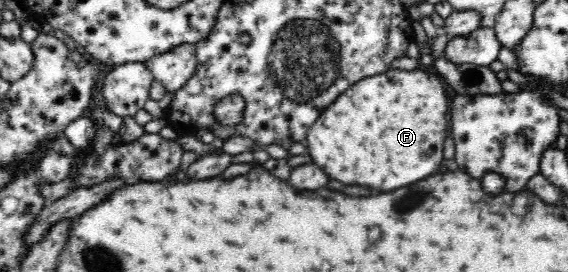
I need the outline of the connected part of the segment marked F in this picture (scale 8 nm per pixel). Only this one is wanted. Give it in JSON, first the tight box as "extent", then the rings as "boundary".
{"extent":[306,65,450,191],"boundary":[[[402,65],[391,67],[380,75],[370,75],[344,91],[310,127],[306,147],[312,161],[332,179],[346,185],[364,185],[376,191],[392,191],[424,179],[444,161],[444,141],[450,131],[448,97],[444,83],[437,75],[420,69],[406,71]]]}

